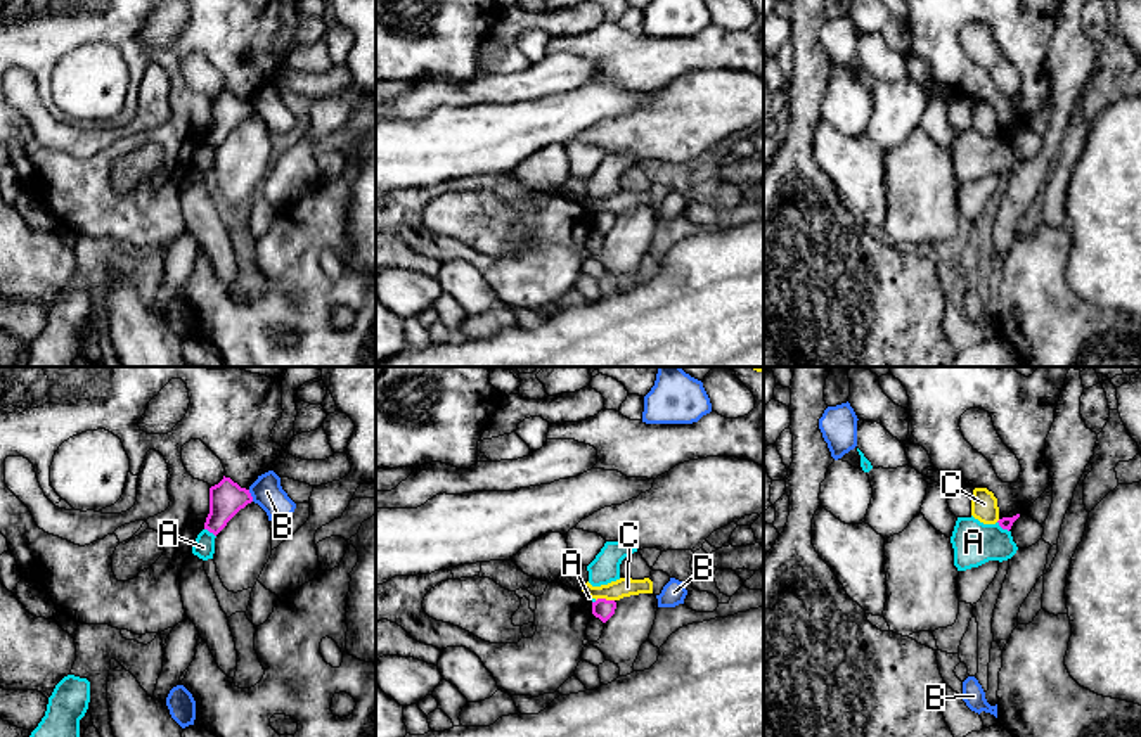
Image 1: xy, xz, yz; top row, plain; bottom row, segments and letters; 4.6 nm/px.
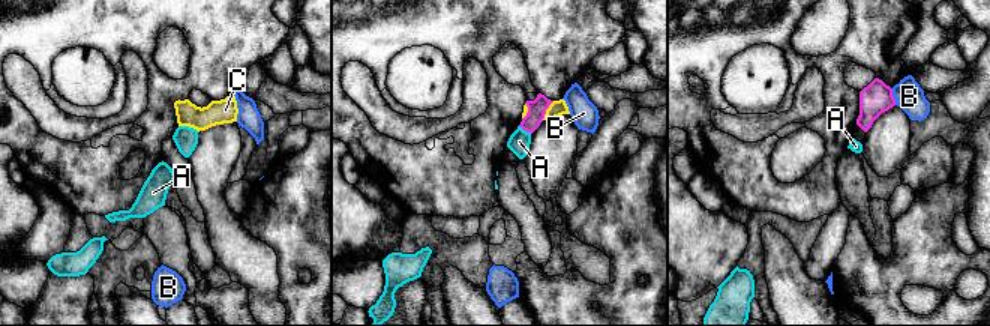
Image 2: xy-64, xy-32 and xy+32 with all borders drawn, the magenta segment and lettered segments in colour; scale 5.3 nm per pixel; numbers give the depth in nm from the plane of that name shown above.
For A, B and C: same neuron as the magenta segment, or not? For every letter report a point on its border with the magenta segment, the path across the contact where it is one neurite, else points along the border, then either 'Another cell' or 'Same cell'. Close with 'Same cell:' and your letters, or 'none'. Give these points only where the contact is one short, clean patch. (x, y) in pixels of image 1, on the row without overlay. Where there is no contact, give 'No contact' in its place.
A: Touches magenta at yz (1003, 140). Boundary: yz (998, 134), (1008, 144). Another cell
B: Touches magenta at xy (250, 108). Another cell
C: Touches magenta at xz (605, 211). Another cell
Same cell: none

